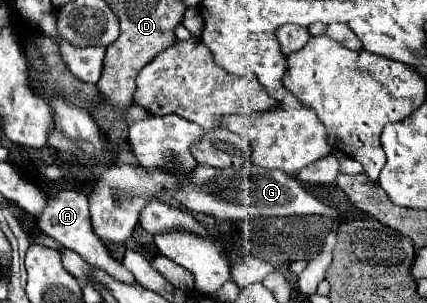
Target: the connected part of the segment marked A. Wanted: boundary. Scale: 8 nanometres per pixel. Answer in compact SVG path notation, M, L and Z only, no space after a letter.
M62 190L58 192L54 198L48 198L46 202L46 208L42 210L42 214L36 218L36 226L42 234L58 240L64 248L70 248L74 252L78 252L88 264L96 266L96 268L102 268L106 270L108 274L112 274L114 278L118 278L120 282L126 282L126 284L134 284L134 276L126 270L124 264L116 262L108 250L104 248L104 244L100 242L100 238L92 232L92 226L90 226L90 210L88 210L88 198L80 192L72 192L72 190Z

